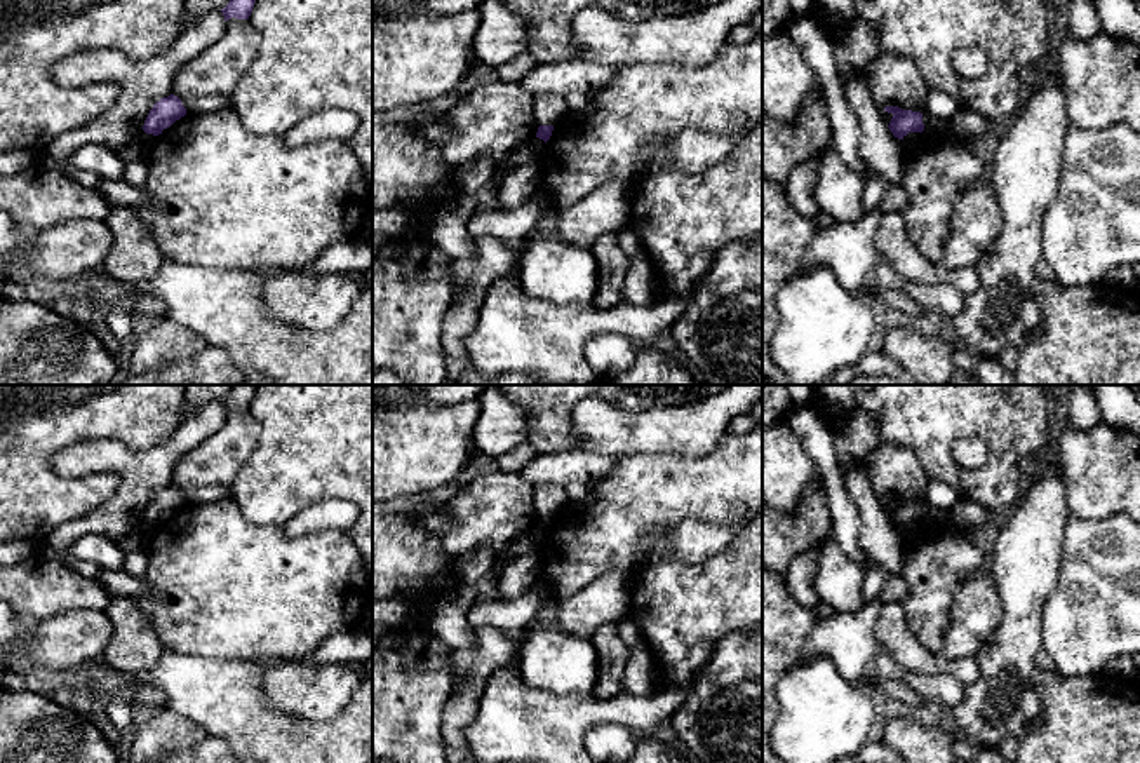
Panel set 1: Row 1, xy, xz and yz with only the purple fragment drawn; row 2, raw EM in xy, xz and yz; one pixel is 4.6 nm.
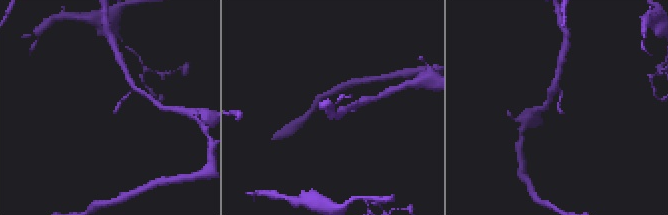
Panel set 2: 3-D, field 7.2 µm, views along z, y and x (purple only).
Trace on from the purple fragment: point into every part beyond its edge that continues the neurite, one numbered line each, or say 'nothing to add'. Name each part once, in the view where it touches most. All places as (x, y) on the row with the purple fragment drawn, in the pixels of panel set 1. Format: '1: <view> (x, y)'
nothing to add

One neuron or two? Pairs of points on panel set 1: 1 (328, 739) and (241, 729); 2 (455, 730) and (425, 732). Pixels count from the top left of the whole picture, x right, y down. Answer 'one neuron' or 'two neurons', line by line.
1: one neuron
2: two neurons

